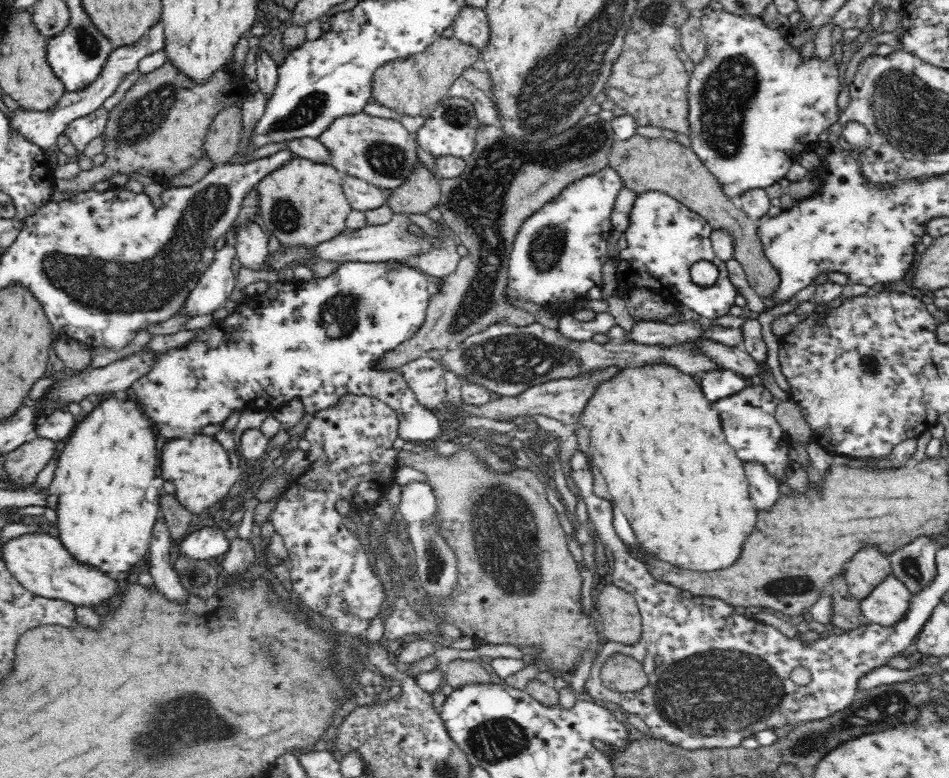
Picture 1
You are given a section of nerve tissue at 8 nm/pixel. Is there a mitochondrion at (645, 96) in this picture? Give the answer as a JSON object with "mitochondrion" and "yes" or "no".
{"mitochondrion":"no"}

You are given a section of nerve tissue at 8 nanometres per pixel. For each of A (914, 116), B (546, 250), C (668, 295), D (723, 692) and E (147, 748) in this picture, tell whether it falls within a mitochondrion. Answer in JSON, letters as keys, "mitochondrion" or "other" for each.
{"A":"mitochondrion","B":"mitochondrion","C":"other","D":"mitochondrion","E":"mitochondrion"}

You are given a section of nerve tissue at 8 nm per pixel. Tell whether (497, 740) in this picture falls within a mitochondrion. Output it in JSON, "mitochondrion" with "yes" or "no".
{"mitochondrion":"yes"}

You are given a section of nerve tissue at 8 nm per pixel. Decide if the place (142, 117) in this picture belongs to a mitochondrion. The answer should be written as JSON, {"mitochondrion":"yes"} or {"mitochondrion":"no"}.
{"mitochondrion":"yes"}

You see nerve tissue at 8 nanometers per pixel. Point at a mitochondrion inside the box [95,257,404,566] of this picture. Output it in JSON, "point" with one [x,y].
{"point":[338,316]}

